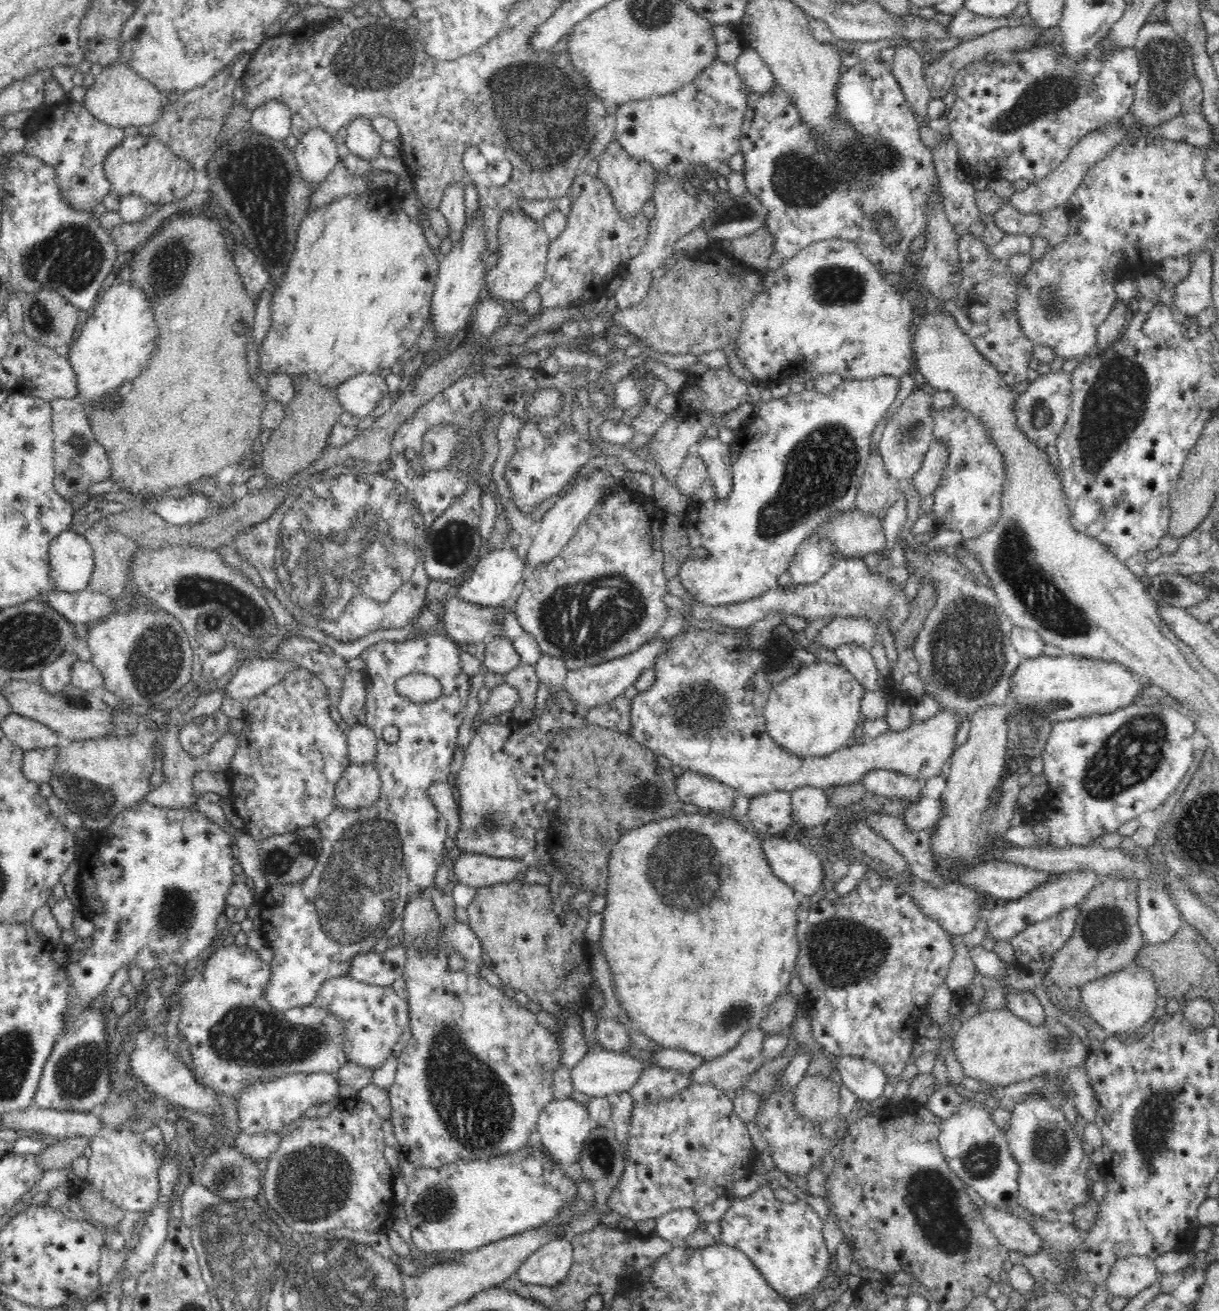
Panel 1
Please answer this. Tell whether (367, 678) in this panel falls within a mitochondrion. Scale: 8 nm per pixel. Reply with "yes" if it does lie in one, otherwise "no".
no

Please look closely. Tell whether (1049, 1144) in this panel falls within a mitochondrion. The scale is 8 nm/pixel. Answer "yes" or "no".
yes

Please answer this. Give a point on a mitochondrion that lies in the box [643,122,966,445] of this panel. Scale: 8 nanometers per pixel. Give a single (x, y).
(799, 181)

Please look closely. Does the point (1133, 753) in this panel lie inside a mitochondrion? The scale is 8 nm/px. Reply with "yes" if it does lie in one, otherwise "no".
yes

